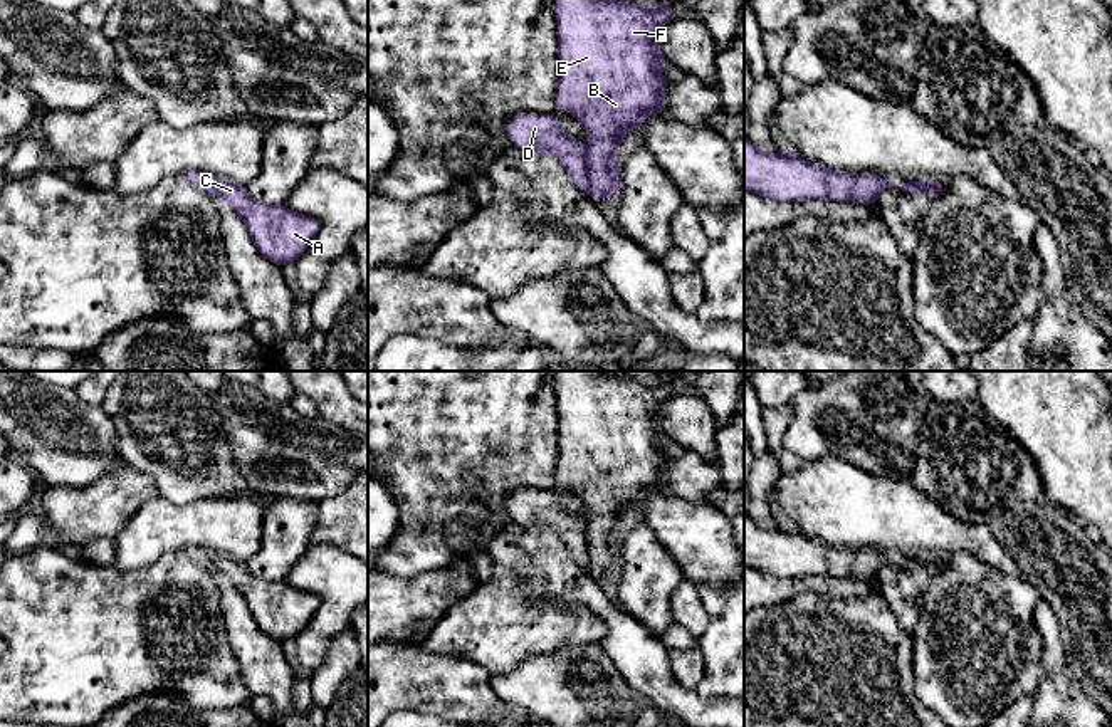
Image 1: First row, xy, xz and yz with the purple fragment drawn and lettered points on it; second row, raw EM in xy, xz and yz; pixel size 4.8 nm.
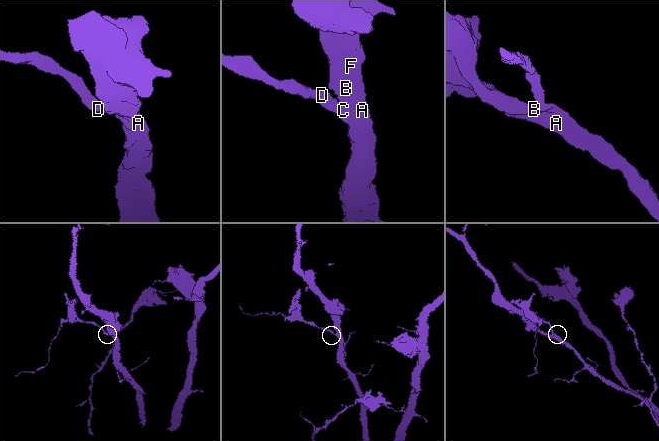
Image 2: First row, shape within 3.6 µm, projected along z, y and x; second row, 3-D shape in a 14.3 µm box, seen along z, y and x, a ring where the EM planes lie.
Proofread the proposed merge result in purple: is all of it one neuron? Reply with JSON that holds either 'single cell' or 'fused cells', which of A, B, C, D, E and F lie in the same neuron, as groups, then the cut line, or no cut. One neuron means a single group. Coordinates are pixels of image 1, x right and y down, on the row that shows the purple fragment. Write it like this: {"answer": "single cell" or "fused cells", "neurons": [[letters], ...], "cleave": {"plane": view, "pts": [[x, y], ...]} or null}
{"answer": "fused cells", "neurons": [["A", "B", "C", "E", "F"], ["D"]], "cleave": {"plane": "xz", "pts": [[592, 155], [587, 190]]}}

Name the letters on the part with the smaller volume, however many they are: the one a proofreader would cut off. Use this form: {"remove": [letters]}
{"remove": ["D"]}

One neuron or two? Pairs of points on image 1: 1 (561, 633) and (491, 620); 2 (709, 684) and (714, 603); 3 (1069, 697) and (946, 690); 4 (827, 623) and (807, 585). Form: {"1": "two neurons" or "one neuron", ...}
{"1": "one neuron", "2": "one neuron", "3": "two neurons", "4": "two neurons"}

